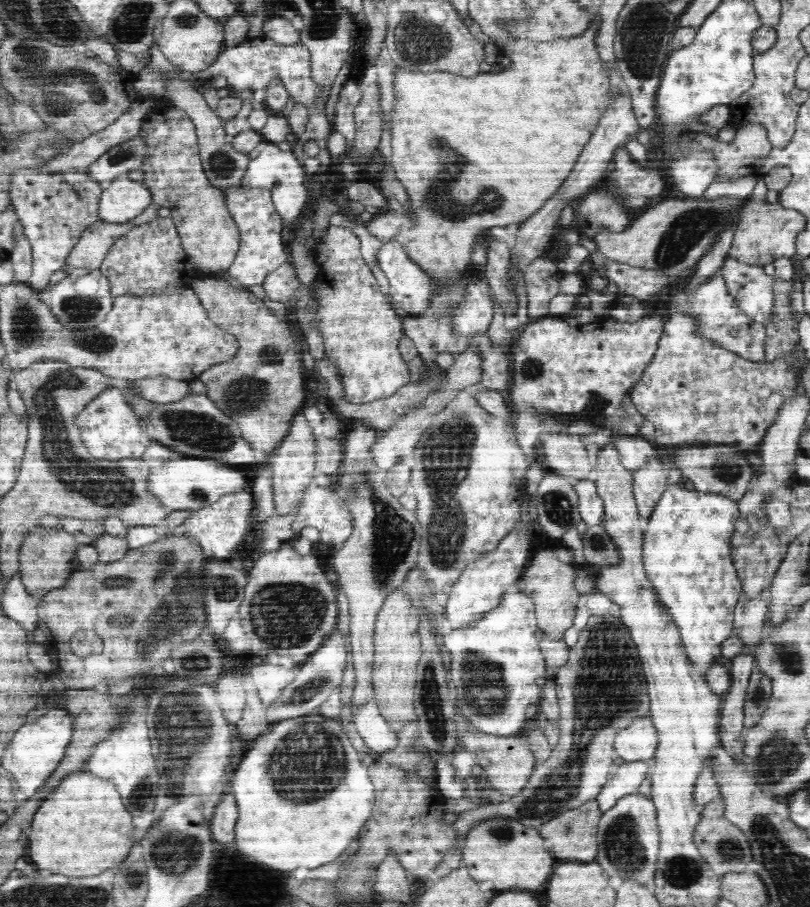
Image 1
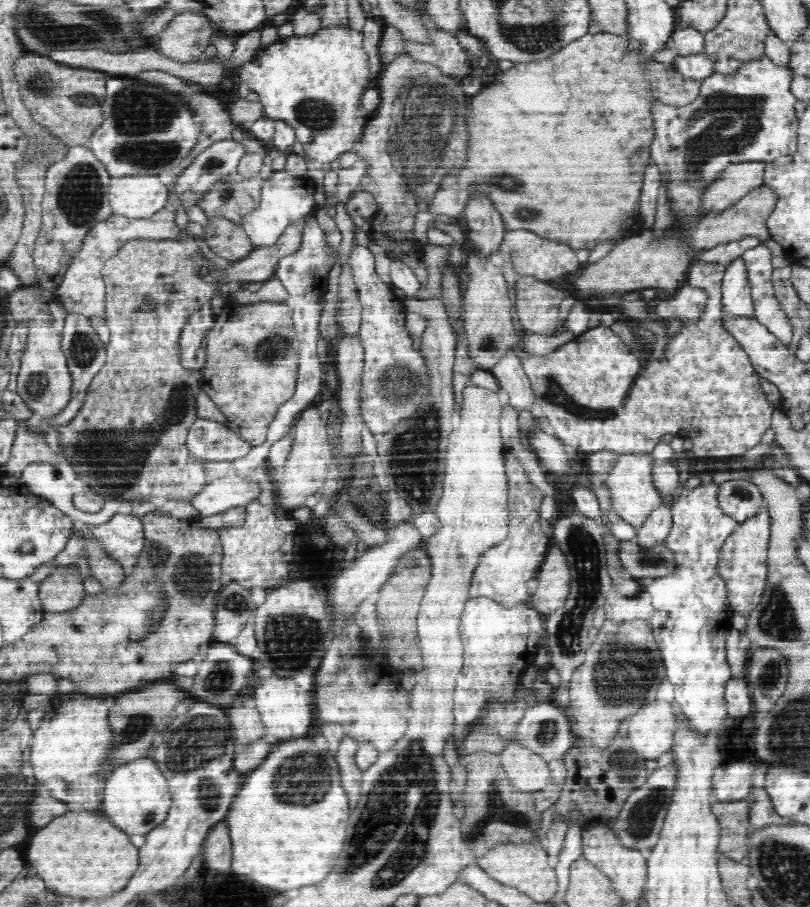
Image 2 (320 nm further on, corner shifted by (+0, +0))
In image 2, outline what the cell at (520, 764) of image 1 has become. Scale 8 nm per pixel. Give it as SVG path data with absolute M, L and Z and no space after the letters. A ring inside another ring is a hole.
M513 742L500 754L503 770L518 790L534 793L534 790L542 790L551 780L548 762L522 744Z

